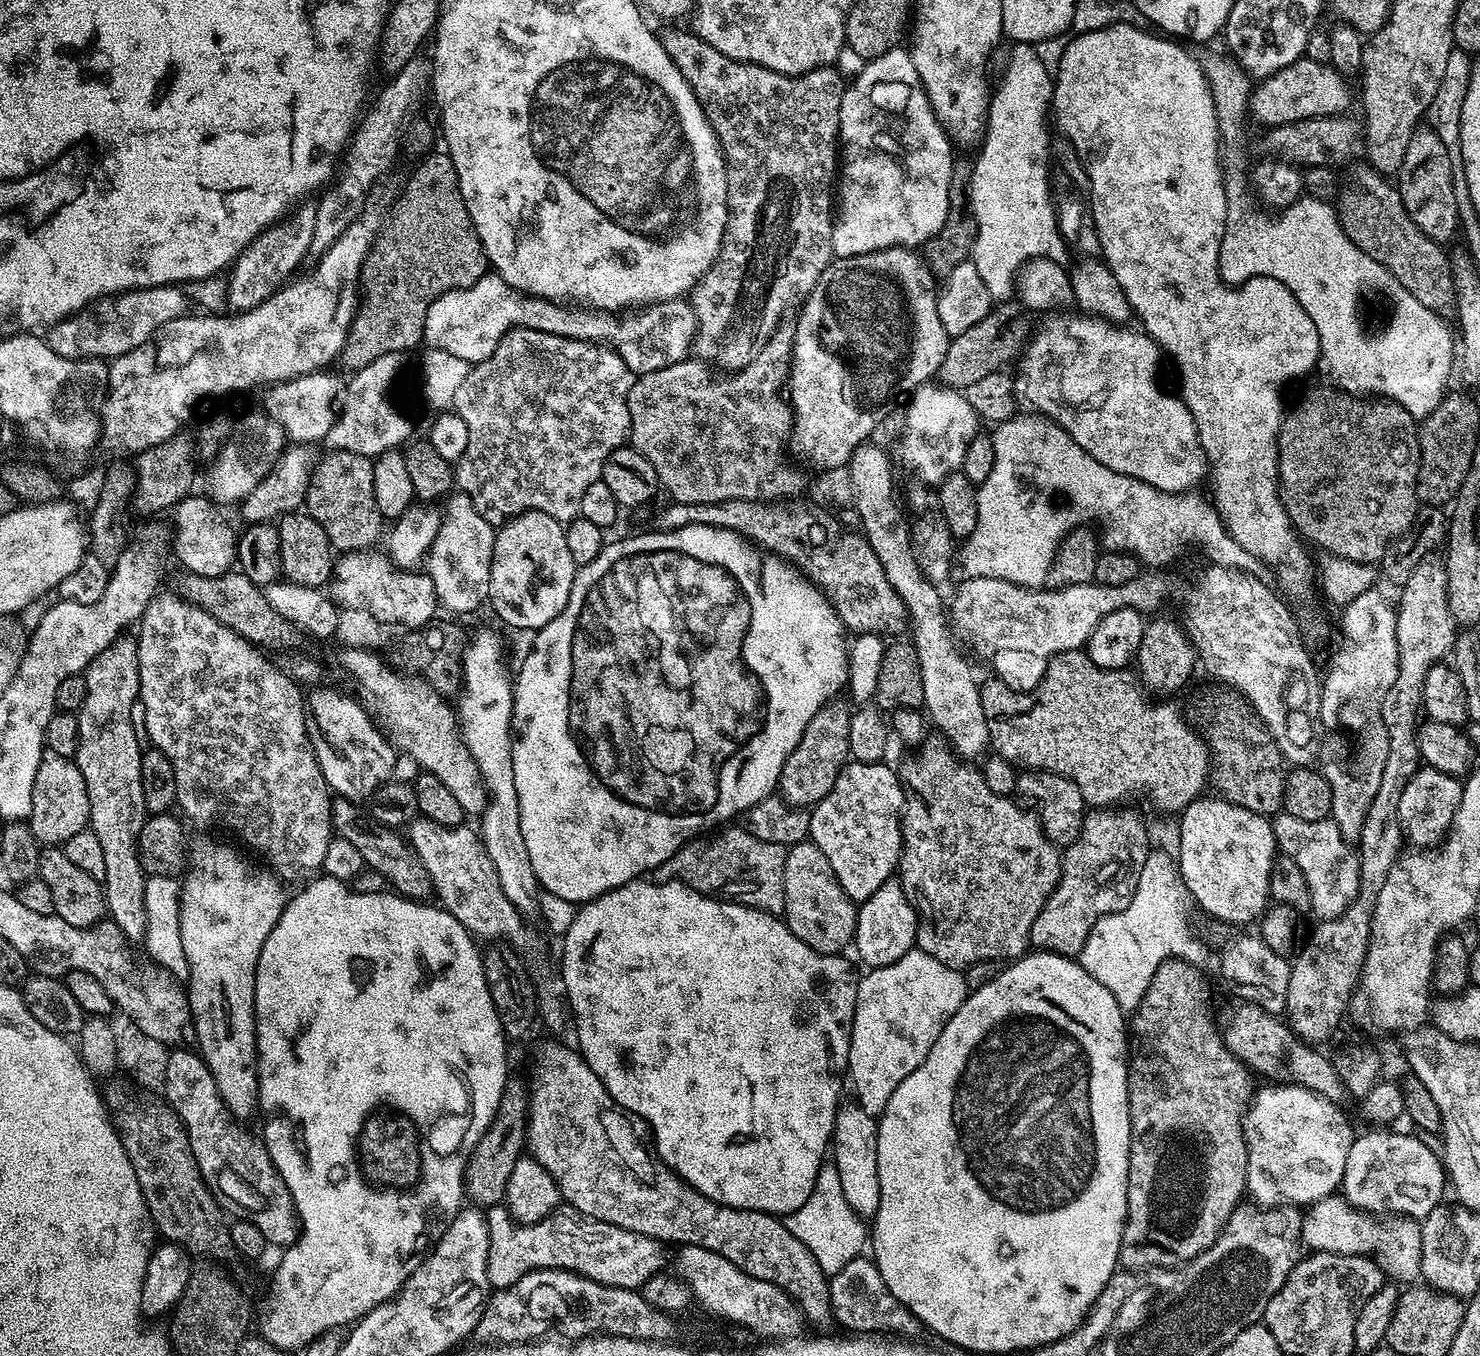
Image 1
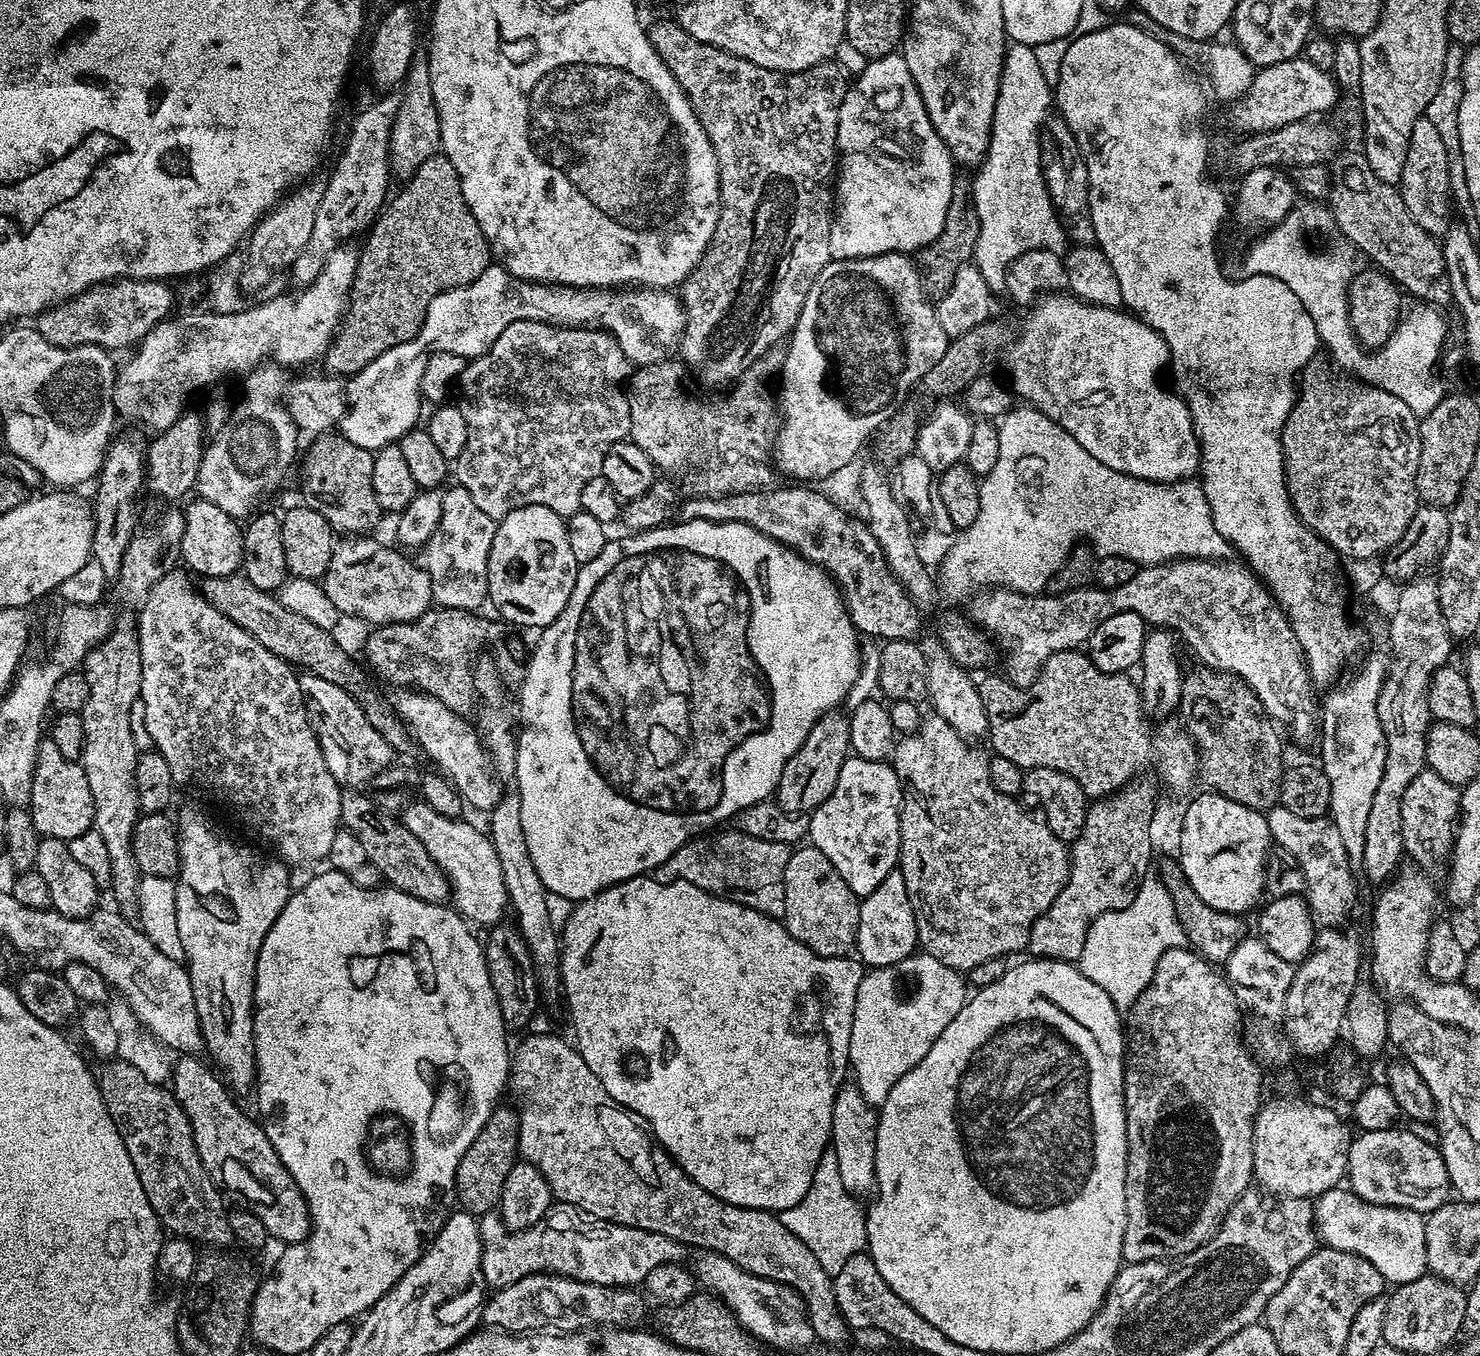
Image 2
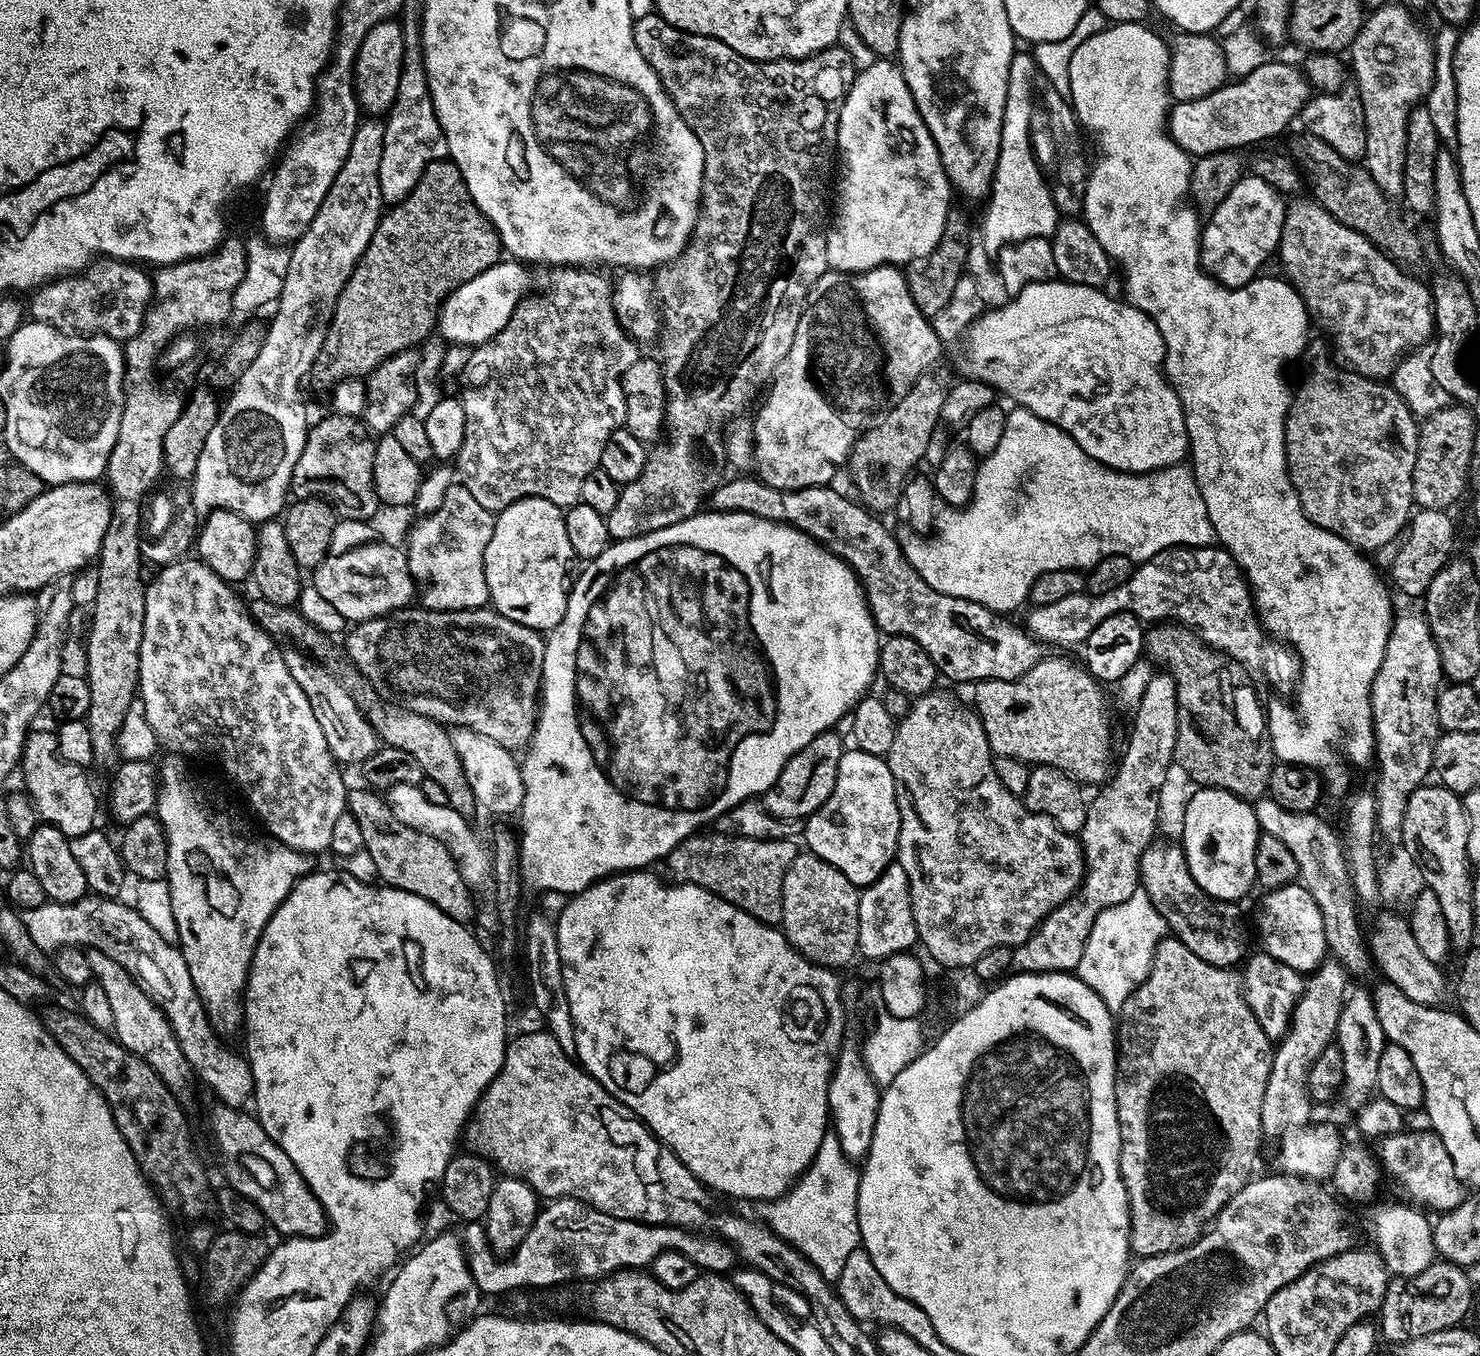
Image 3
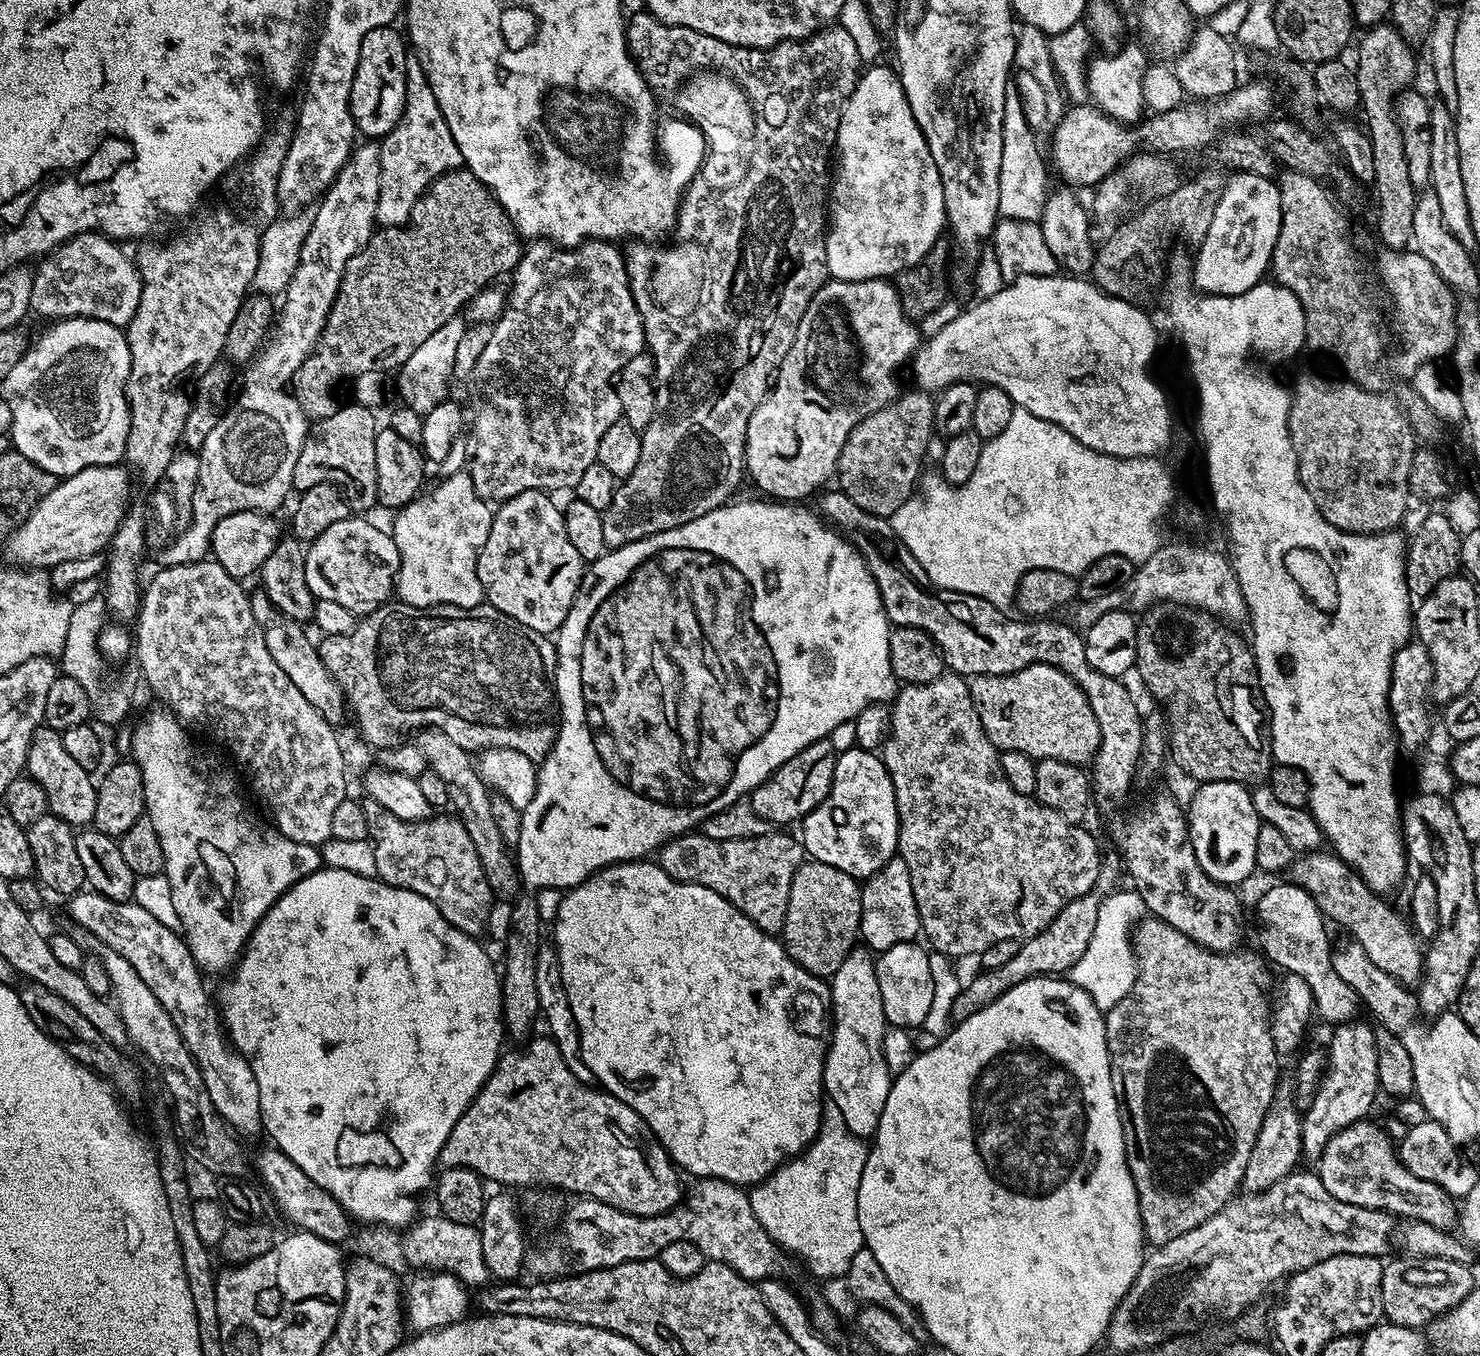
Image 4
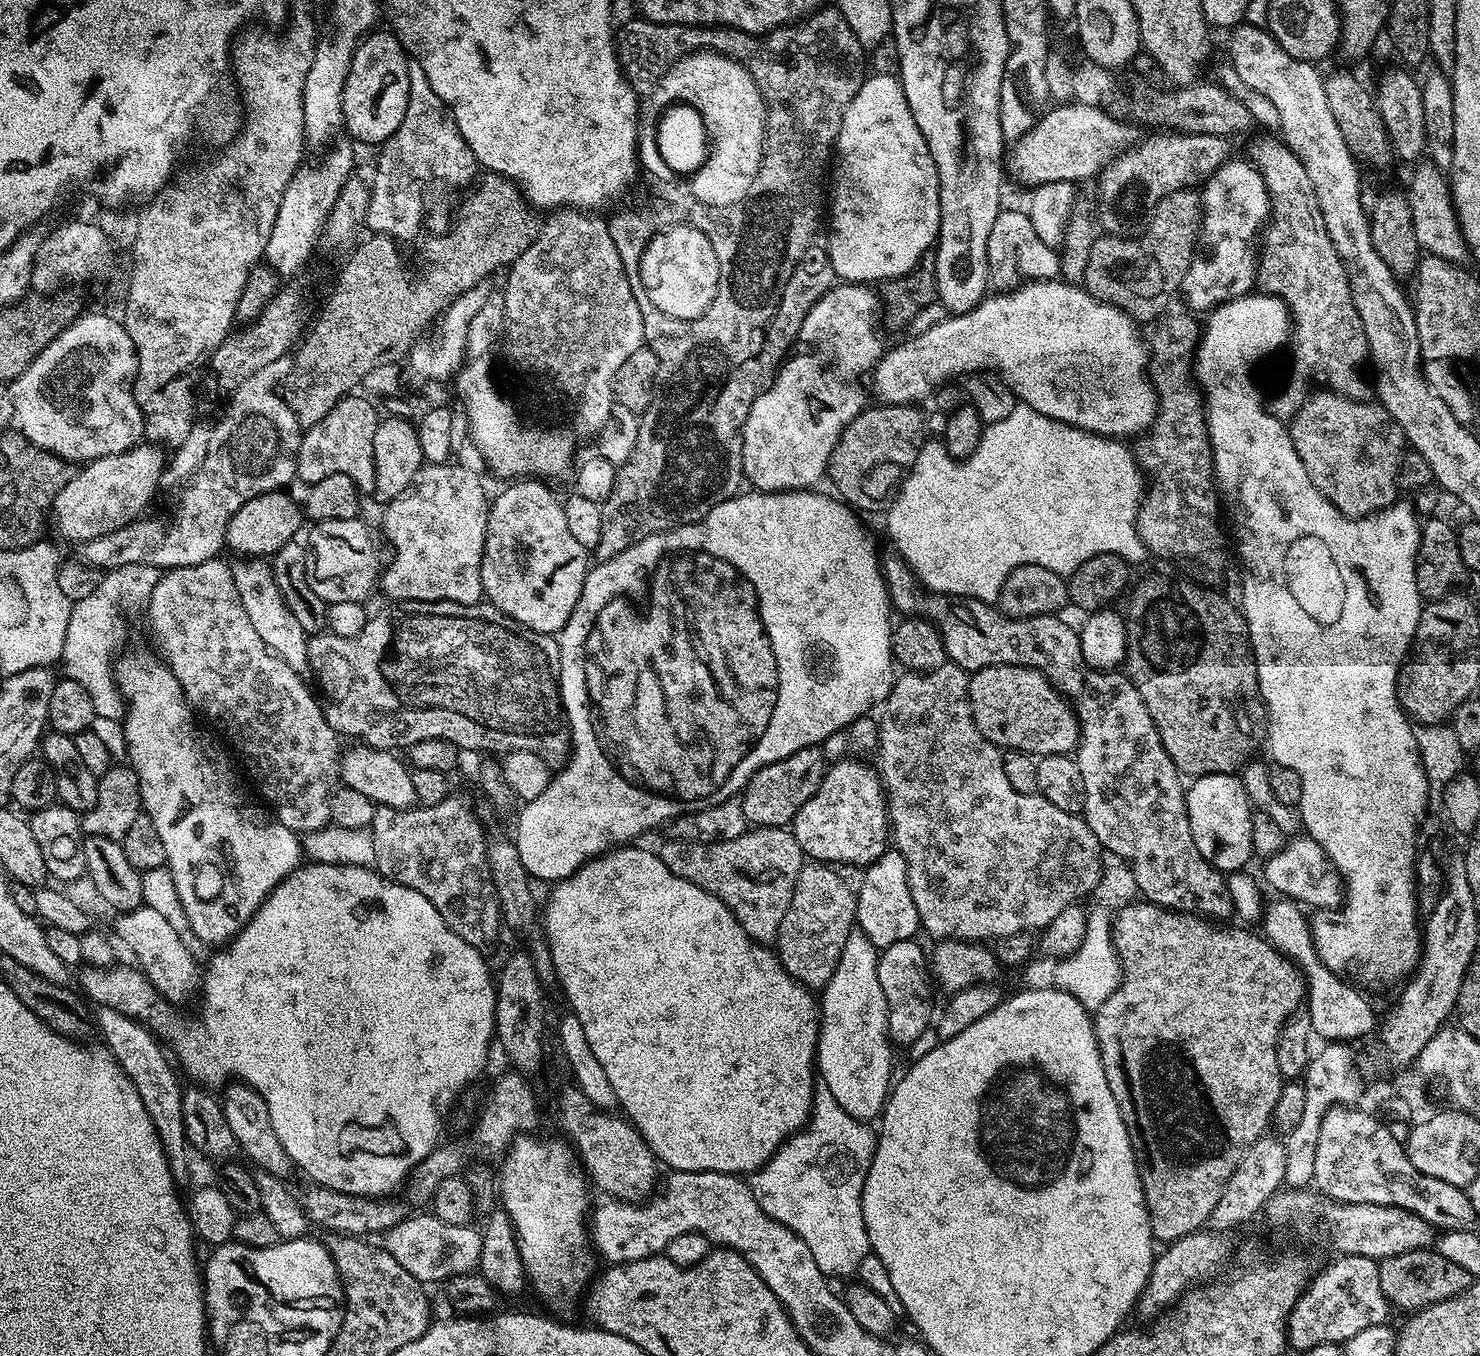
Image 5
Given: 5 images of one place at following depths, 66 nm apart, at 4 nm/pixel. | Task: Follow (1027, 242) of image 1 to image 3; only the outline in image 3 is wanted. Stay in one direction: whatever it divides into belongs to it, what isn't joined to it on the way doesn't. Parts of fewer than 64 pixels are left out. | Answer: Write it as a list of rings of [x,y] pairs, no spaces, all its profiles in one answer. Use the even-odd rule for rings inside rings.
[[[1032,58],[1013,59],[1008,79],[1006,110],[1002,118],[1002,146],[996,163],[996,179],[987,197],[988,209],[984,212],[984,248],[996,254],[1008,244],[1020,240],[1047,237],[1056,233],[1058,215],[1052,192],[1044,185],[1040,164],[1032,153],[1034,135],[1030,130],[1030,116],[1034,107],[1032,100],[1032,75],[1037,75],[1036,62]]]

